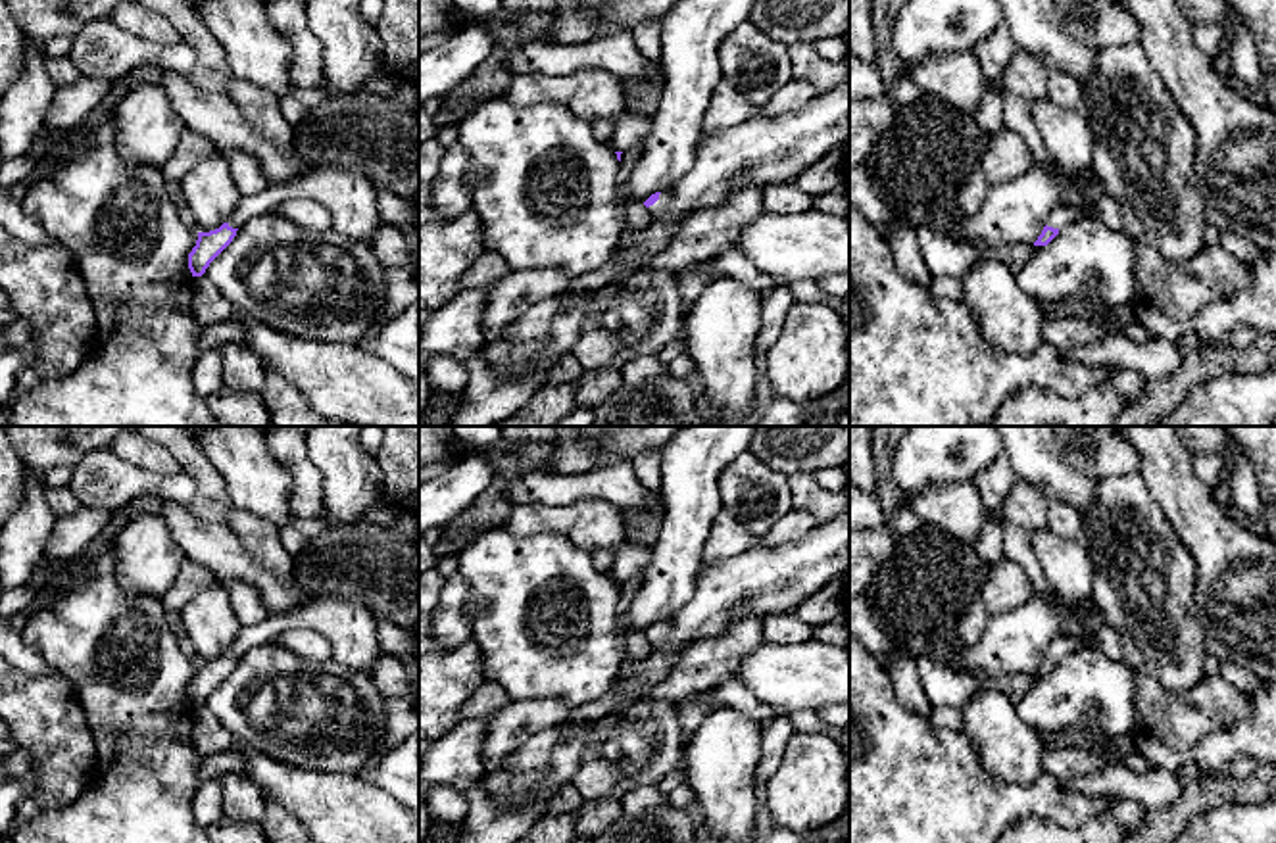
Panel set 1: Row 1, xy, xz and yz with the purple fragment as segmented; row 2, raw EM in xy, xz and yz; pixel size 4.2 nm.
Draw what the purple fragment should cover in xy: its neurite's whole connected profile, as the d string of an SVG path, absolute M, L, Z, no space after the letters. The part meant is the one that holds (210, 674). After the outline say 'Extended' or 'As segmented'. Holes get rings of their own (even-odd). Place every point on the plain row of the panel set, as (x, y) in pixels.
M317 597L313 605L306 605L298 613L267 614L261 622L242 628L227 653L215 661L198 662L196 676L188 684L192 707L206 703L248 649L275 641L290 628L321 632L332 647L332 659L348 668L373 674L380 645L377 618L369 607L361 601Z. Extended

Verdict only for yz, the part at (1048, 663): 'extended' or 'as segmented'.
extended

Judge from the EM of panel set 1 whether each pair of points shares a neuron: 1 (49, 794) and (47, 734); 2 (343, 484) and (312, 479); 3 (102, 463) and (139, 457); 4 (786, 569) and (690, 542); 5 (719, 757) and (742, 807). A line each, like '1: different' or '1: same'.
1: same
2: different
3: different
4: different
5: same

